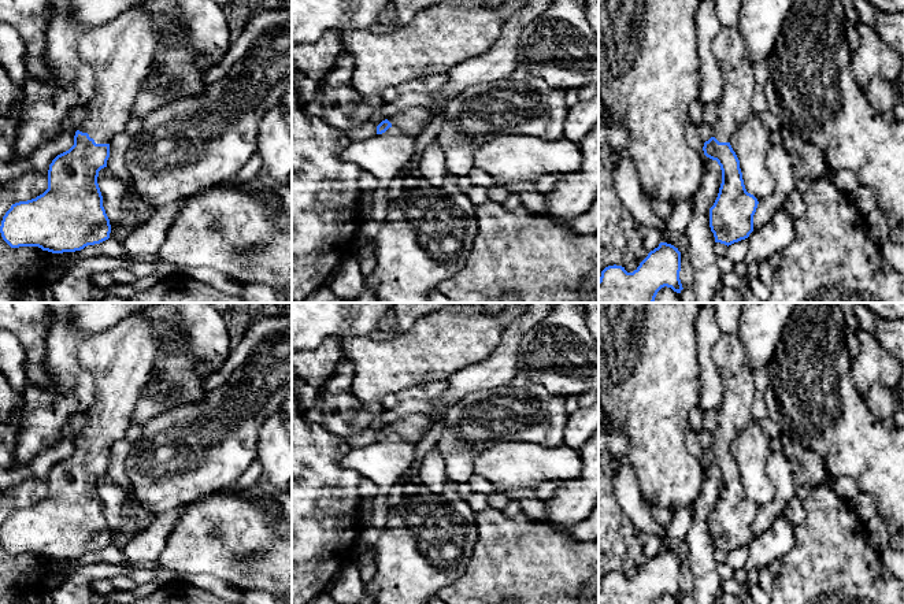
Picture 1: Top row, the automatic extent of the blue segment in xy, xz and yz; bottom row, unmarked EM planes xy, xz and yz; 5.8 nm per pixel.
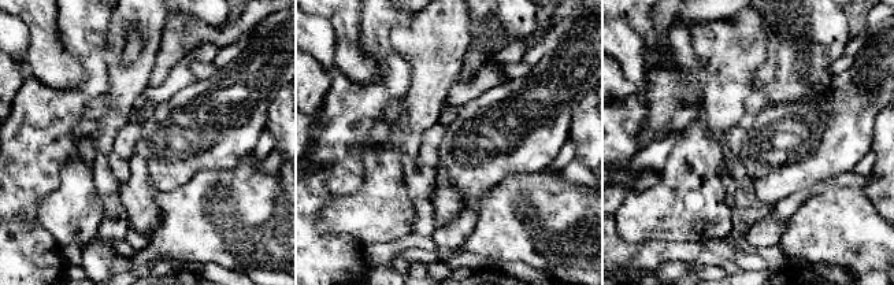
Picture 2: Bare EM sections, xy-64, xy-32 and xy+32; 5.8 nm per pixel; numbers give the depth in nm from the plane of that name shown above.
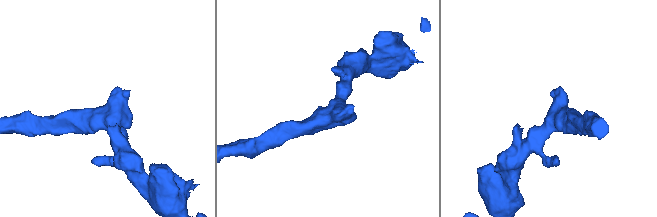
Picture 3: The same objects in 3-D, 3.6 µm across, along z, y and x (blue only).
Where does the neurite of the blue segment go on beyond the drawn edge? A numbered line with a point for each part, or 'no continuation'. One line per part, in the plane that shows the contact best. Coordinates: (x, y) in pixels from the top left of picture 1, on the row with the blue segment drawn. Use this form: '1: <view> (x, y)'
1: xy (121, 52)

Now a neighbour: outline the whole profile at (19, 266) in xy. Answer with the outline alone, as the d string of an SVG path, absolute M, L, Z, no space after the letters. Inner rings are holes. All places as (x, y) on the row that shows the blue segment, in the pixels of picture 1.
M0 233L0 303L21 303L19 292L29 284L40 284L45 270L40 266L41 248L11 248Z

